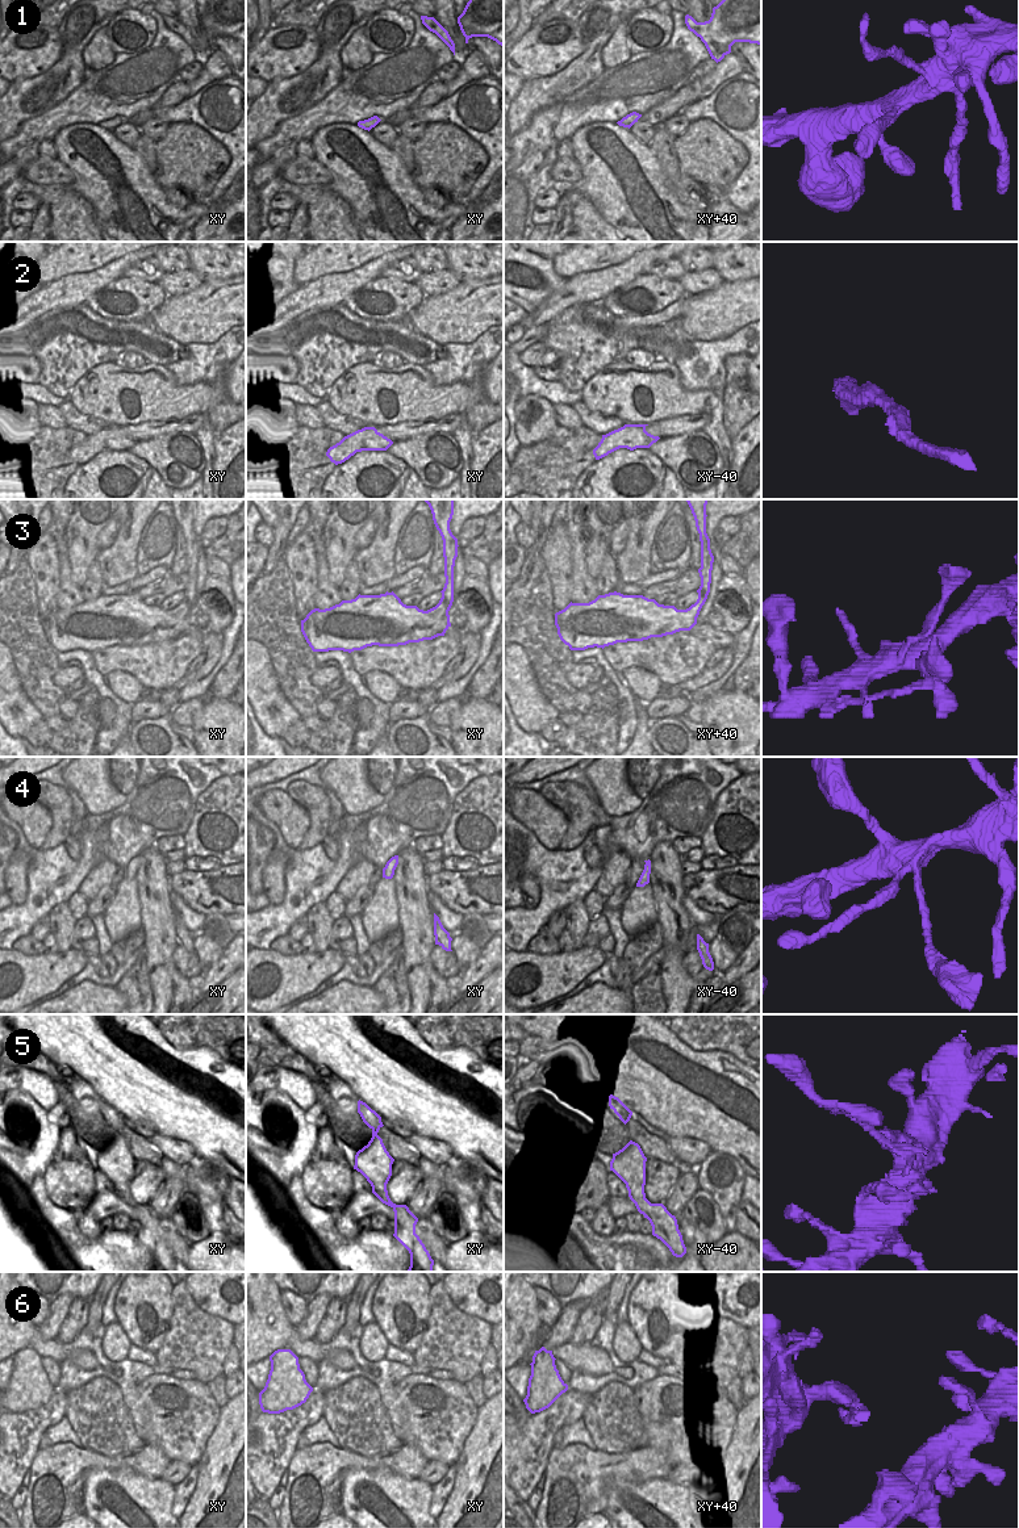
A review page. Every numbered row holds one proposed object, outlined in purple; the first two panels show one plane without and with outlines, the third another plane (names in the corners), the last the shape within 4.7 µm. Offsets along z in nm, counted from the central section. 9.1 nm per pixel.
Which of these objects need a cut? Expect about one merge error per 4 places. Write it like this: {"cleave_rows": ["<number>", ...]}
{"cleave_rows": ["1", "5", "6"]}

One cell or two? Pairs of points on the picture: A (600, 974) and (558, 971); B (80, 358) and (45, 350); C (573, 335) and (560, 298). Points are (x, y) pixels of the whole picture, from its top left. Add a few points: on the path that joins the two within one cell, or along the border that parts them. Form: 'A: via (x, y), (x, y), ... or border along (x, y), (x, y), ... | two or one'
A: border along (605, 961), (567, 993) | two
B: via (71, 350), (54, 350) | one
C: border along (594, 304), (575, 304), (556, 314), (546, 325) | two

